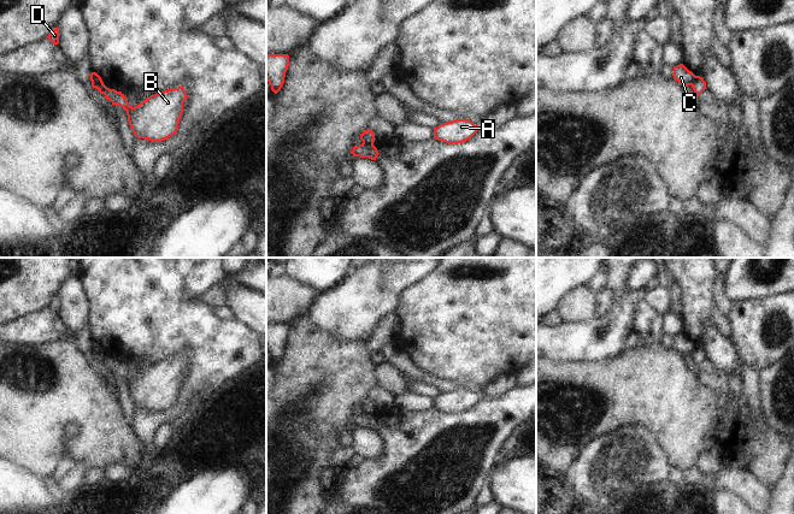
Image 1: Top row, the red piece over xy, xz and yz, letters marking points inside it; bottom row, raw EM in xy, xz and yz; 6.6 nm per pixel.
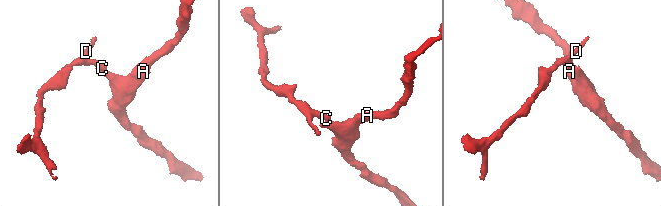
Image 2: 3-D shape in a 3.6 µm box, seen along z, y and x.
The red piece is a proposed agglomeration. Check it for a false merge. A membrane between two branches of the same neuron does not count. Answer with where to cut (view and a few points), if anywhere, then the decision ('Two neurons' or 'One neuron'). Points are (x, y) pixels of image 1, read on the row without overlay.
Split along xy (92, 350), (103, 354). Two neurons

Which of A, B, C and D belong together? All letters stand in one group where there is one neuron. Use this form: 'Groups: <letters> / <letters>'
Groups: A B / C D

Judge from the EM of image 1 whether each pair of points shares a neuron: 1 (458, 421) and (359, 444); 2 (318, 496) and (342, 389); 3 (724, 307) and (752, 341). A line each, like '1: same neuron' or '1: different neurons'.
1: different neurons
2: same neuron
3: different neurons

